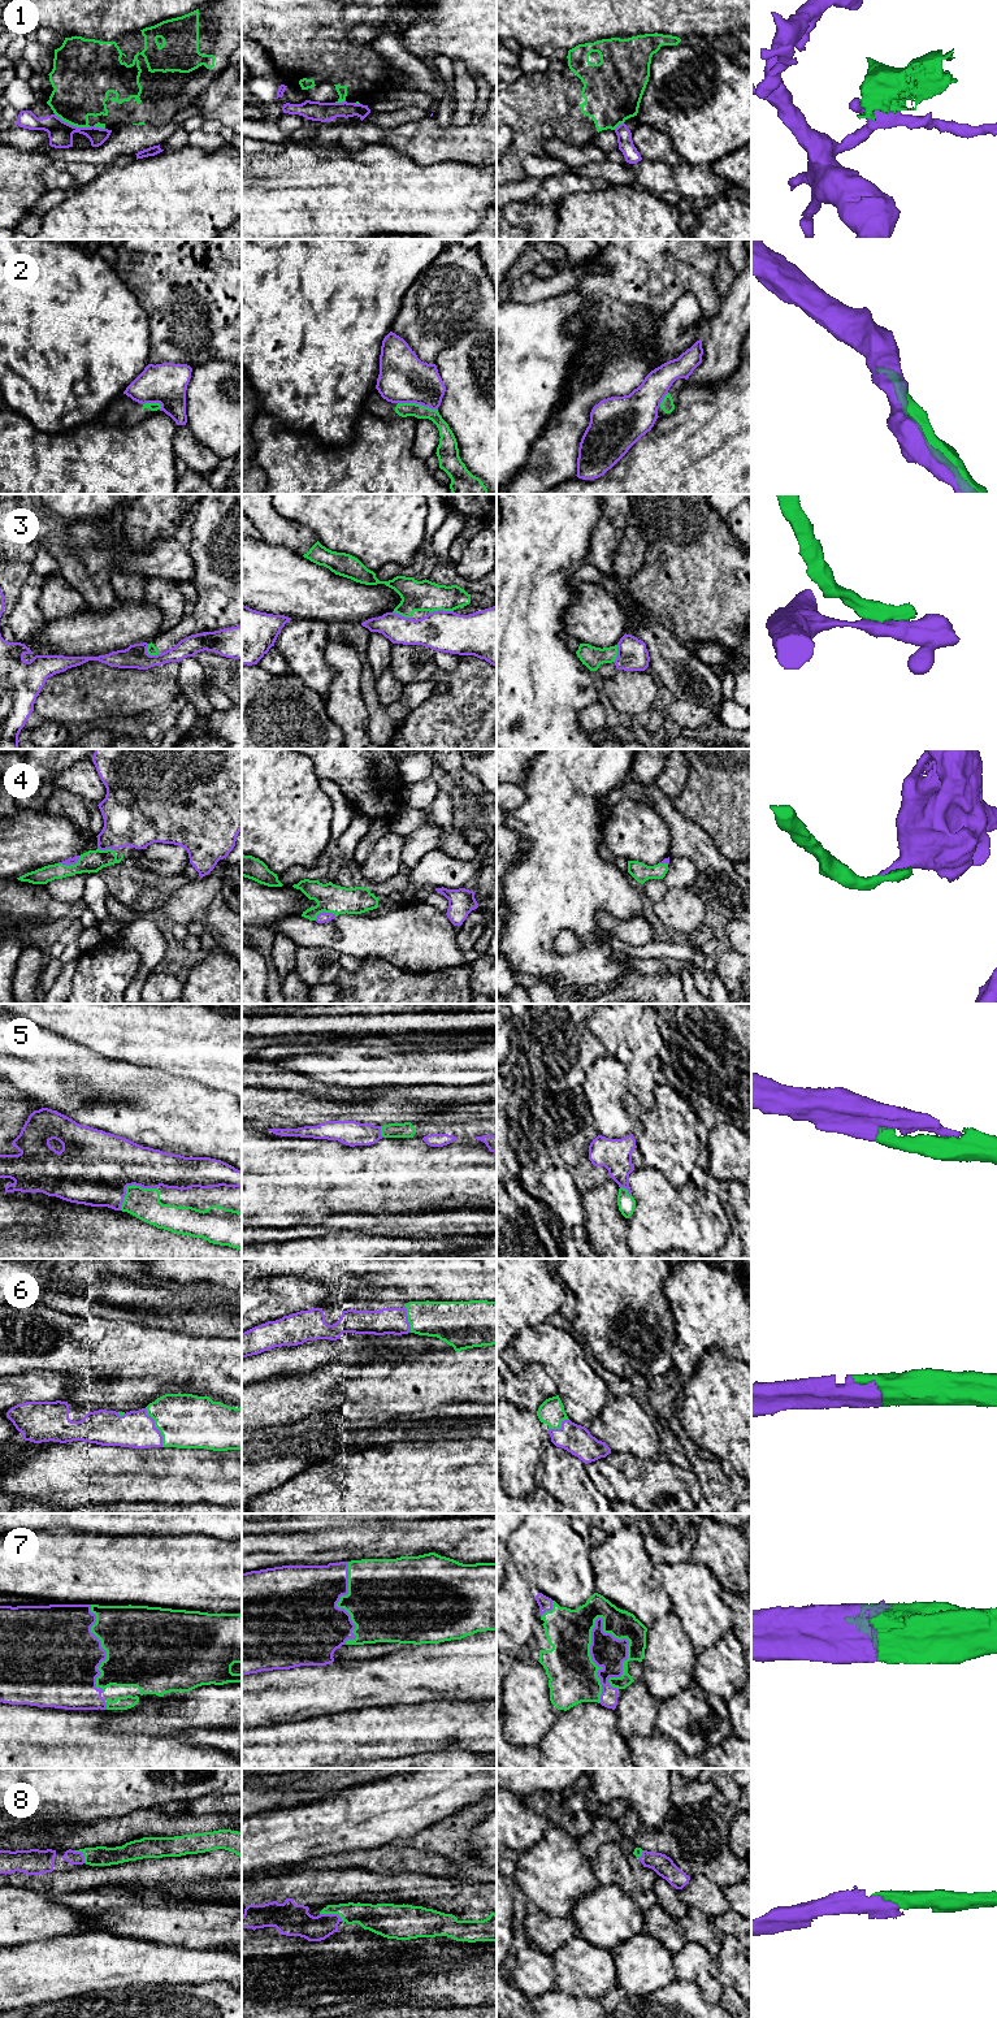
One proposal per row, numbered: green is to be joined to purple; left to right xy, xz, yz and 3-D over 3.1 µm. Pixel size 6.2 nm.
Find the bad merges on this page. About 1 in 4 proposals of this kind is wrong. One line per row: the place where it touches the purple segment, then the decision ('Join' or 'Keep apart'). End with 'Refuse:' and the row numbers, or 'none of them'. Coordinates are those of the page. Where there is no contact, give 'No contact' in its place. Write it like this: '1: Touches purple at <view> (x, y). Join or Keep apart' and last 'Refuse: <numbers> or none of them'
1: Touches purple at xy (72, 125). Keep apart
2: Touches purple at xz (417, 403). Keep apart
3: Touches purple at xz (441, 610). Keep apart
4: Touches purple at xy (70, 864). Join
5: Touches purple at xy (129, 1185). Join
6: Touches purple at xy (154, 1427). Join
7: Touches purple at yz (592, 1658). Join
8: Touches purple at xz (332, 1914). Join
Refuse: 1, 2, 3

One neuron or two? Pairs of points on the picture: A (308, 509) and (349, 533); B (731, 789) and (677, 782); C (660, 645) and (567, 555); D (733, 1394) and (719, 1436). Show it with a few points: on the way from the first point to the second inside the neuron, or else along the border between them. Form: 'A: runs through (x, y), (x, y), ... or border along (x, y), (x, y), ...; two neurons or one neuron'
A: runs through (319, 509), (324, 509), (338, 523); one neuron
B: border along (688, 762), (686, 784), (672, 800); two neurons
C: border along (585, 561), (573, 575), (572, 583); two neurons
D: runs through (733, 1404), (733, 1421), (729, 1425); one neuron

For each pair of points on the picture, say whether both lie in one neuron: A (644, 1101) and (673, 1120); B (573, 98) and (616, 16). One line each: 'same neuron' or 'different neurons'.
A: different neurons
B: different neurons

